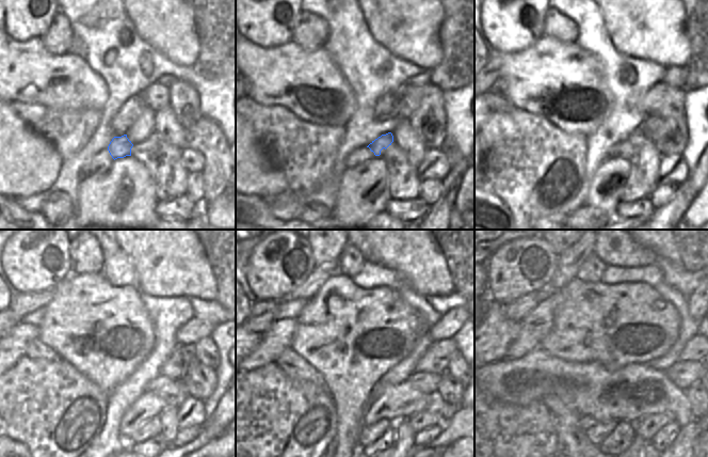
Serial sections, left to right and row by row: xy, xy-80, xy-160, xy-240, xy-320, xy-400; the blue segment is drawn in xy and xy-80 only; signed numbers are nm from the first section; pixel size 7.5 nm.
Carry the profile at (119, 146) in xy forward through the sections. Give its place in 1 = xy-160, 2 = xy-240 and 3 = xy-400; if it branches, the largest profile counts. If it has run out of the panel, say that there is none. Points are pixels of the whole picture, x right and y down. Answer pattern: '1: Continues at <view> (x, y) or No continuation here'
1: Continues at xy-160 (638, 137)
2: Continues at xy-240 (176, 366)
3: Continues at xy-400 (691, 351)

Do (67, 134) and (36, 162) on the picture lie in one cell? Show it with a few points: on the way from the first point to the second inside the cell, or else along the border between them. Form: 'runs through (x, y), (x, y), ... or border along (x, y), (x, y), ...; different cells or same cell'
border along (33, 130), (43, 136), (63, 159); different cells

